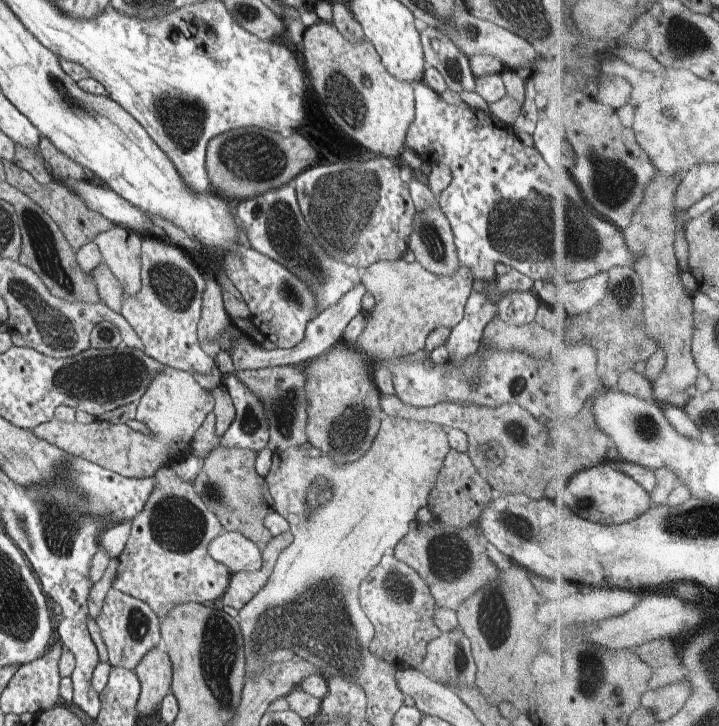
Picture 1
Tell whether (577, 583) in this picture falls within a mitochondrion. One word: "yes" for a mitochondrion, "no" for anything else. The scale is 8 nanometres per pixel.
no

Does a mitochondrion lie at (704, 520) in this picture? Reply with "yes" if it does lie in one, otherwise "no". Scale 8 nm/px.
yes

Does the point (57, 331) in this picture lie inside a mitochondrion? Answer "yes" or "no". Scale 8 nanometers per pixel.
yes

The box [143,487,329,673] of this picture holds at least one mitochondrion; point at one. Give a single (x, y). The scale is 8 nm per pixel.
(177, 524)

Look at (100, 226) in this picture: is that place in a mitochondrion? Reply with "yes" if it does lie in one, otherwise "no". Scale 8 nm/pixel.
no

